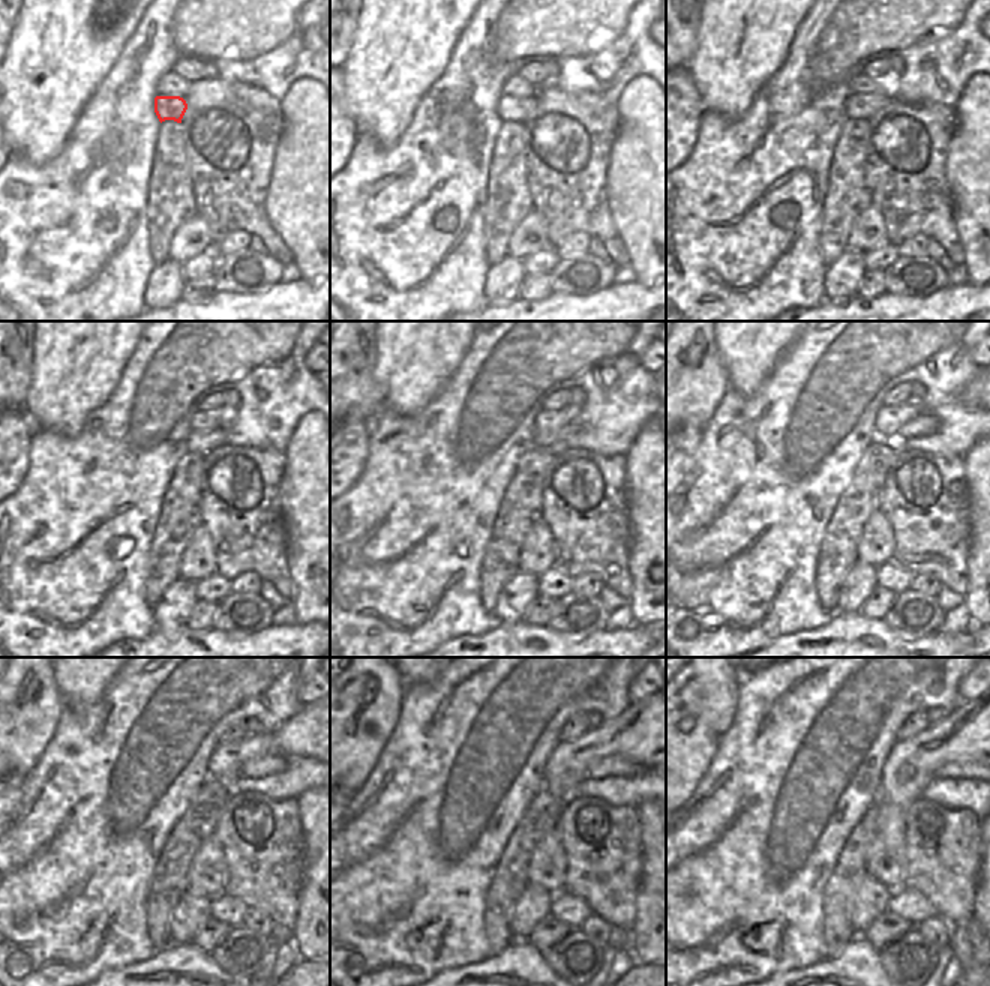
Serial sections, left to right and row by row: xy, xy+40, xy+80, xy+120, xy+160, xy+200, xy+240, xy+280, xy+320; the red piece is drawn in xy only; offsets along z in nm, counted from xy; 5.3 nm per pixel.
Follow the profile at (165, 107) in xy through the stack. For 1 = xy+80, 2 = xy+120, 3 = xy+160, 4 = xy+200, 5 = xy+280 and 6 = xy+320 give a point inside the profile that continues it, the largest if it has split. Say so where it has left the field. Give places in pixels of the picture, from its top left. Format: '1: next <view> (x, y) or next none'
1: next xy+80 (857, 107)
2: next xy+120 (197, 441)
3: next xy+160 (557, 440)
4: next xy+200 (923, 425)
5: next xy+280 (608, 766)
6: next xy+320 (968, 770)

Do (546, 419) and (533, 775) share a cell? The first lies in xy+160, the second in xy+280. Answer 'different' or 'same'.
different

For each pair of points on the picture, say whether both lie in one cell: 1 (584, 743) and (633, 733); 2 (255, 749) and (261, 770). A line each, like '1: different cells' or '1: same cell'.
1: same cell
2: different cells

